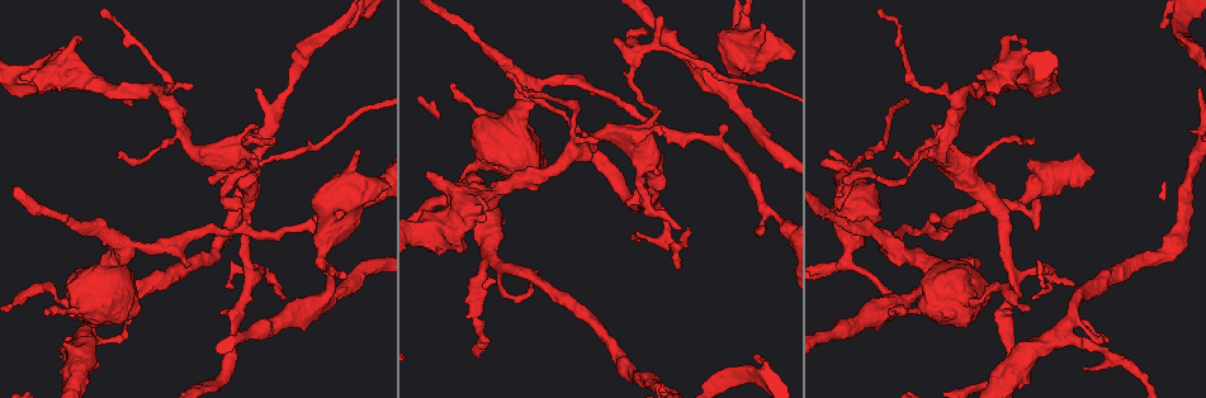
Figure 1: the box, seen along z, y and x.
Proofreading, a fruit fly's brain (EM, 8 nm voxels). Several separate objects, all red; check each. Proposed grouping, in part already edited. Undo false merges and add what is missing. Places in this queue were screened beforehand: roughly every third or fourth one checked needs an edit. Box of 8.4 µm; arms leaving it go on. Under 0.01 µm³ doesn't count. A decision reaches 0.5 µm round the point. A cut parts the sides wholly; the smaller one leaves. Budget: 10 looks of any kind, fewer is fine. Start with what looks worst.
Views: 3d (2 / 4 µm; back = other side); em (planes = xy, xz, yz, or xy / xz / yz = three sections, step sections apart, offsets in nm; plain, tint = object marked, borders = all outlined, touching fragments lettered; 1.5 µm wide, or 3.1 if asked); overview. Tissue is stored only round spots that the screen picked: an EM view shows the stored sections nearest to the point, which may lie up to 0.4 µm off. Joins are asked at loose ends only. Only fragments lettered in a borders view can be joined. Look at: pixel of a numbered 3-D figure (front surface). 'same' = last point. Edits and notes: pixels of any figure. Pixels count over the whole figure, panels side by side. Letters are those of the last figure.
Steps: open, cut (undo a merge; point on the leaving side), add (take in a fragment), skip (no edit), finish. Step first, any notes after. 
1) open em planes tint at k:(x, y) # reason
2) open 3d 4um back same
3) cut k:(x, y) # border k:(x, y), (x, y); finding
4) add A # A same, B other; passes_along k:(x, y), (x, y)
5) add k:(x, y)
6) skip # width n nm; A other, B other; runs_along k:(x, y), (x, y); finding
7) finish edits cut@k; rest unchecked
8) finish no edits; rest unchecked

open 3d 4um back at 1:(939, 127) # free end

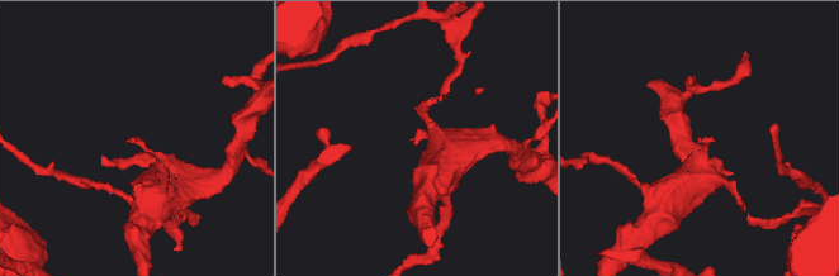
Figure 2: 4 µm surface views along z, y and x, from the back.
open em planes plain at 2:(135, 138)

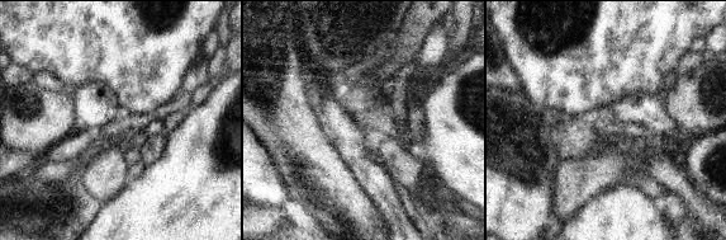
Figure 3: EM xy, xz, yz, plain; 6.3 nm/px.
open em planes borders same

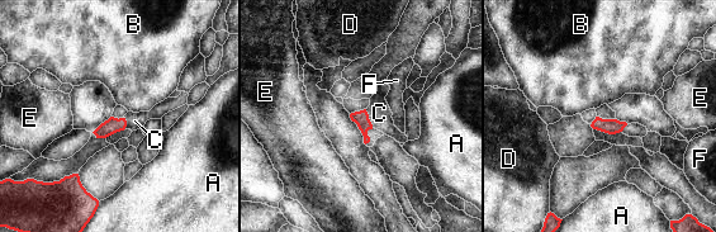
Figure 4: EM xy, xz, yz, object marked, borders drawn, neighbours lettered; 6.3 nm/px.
add C # A other, B other, C same, D other, E other, F other; passes_along 4:(361, 118), (368, 118), (379, 113); it goes on there

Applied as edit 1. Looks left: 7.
open 3d 4um back at 1:(1037, 229) # free end

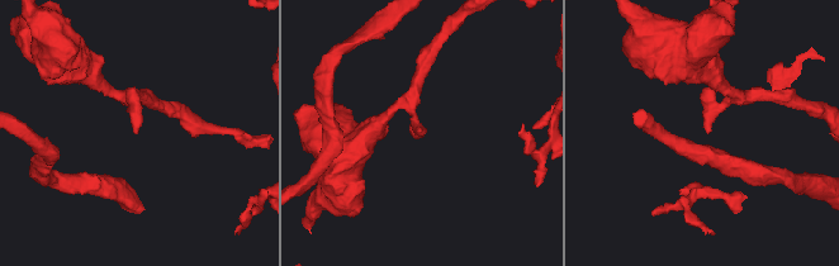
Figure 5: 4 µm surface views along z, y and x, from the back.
open em planes borders at 5:(709, 130)

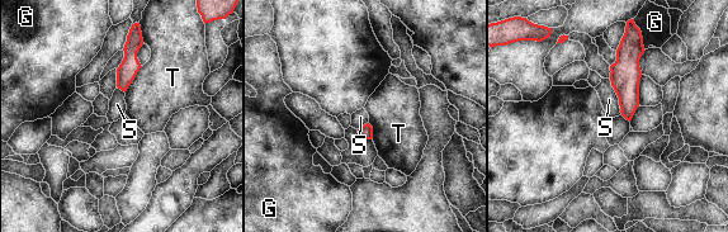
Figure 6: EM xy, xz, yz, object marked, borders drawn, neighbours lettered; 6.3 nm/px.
skip # longest_contact S 240 nm; G other, S other, T other; border 6:(609, 79), (618, 98), (622, 114); no lettered fragment goes on from it

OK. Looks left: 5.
open 3d 2um at 1:(873, 174) # three-way junction

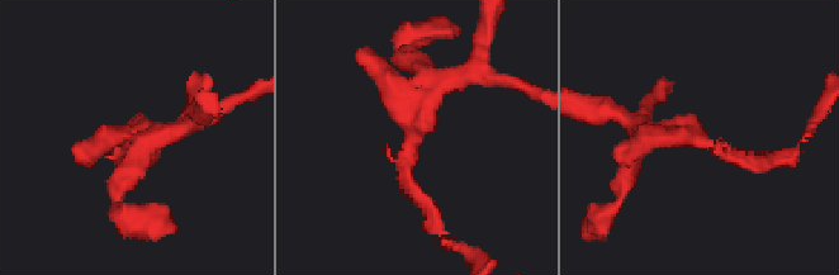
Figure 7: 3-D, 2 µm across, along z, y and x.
open em xz step 8 borders at 7:(416, 140) # need the tissue

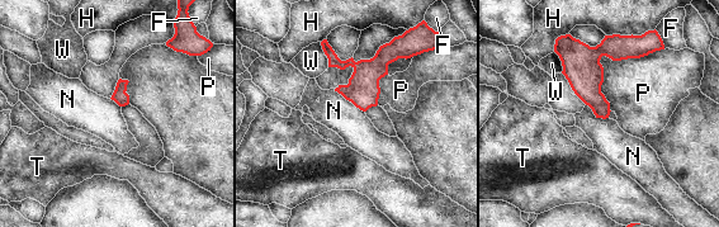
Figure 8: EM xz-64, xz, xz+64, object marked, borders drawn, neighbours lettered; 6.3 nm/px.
open em planes borders same

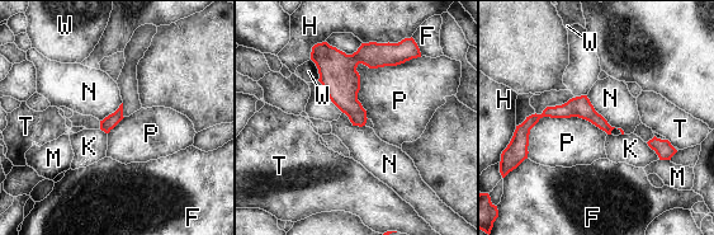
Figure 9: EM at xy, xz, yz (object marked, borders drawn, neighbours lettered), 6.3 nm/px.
skip # F other, H other, K other, M other, N other, P other, T other, W other; border 9:(416, 57), (358, 65), (367, 118); one neuron here

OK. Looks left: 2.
open em yz step 8 tint at 1:(970, 302) # calibre changes

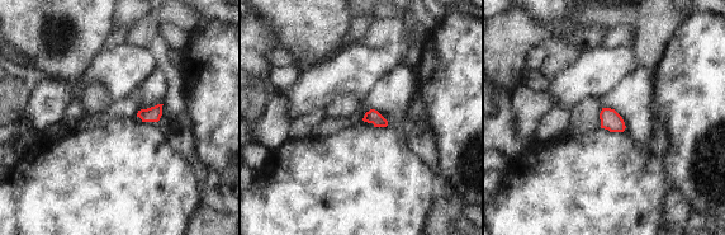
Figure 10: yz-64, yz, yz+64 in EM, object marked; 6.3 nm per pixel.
open em planes borders same

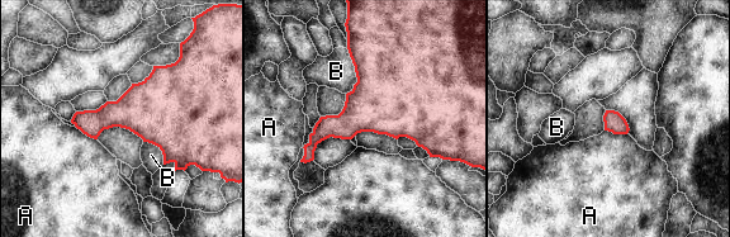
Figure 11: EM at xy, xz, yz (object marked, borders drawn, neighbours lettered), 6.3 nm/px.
skip # A other, B other; border 11:(346, 48), (356, 77), (346, 94); all the same neuron

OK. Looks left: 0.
finish edits add@4; rest unchecked

